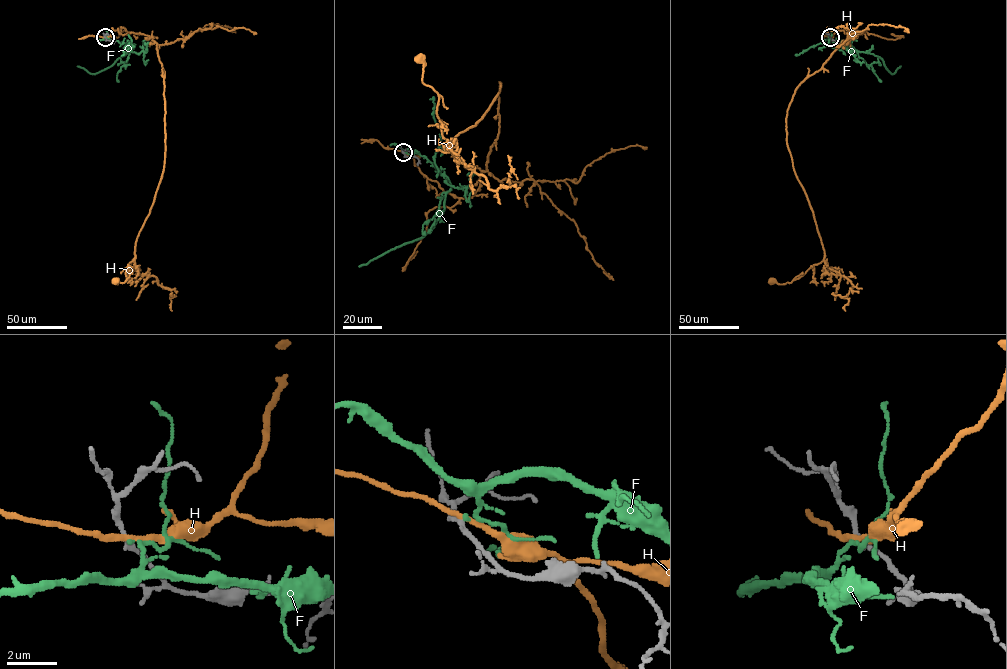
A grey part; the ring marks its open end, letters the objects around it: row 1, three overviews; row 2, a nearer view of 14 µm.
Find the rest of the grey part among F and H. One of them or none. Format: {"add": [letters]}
{"add": ["F"]}

